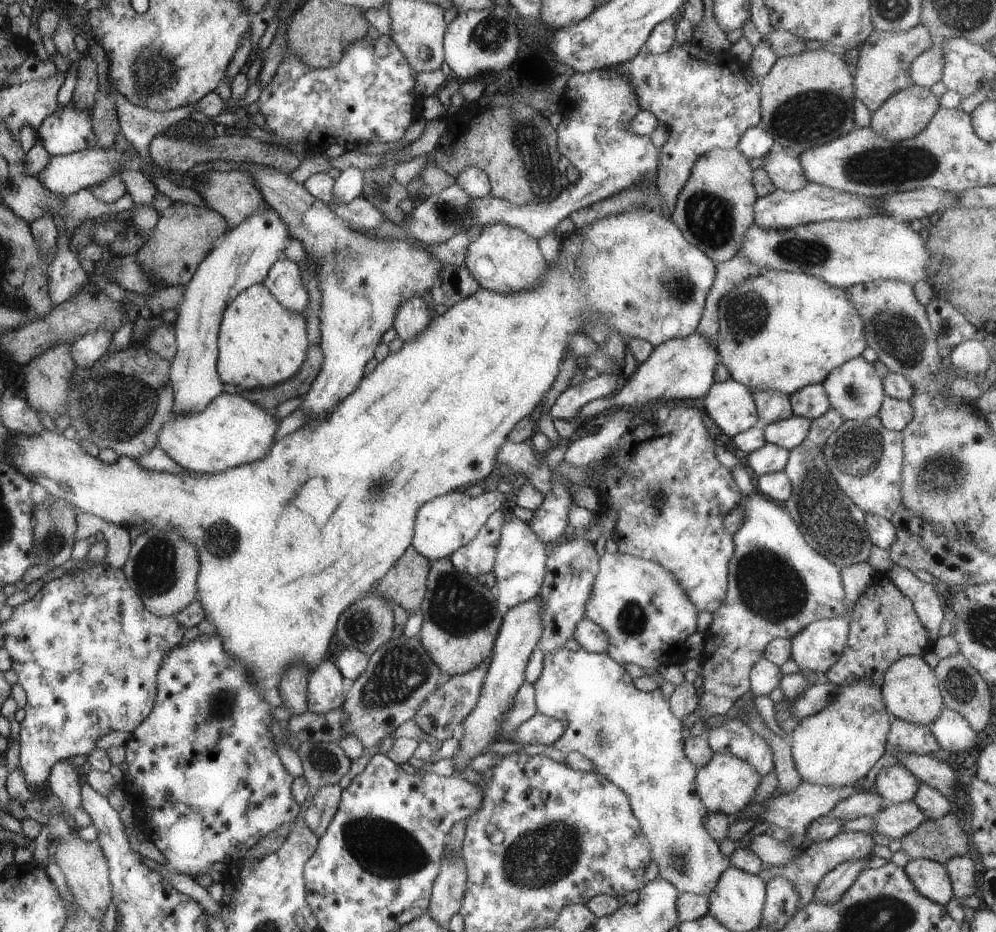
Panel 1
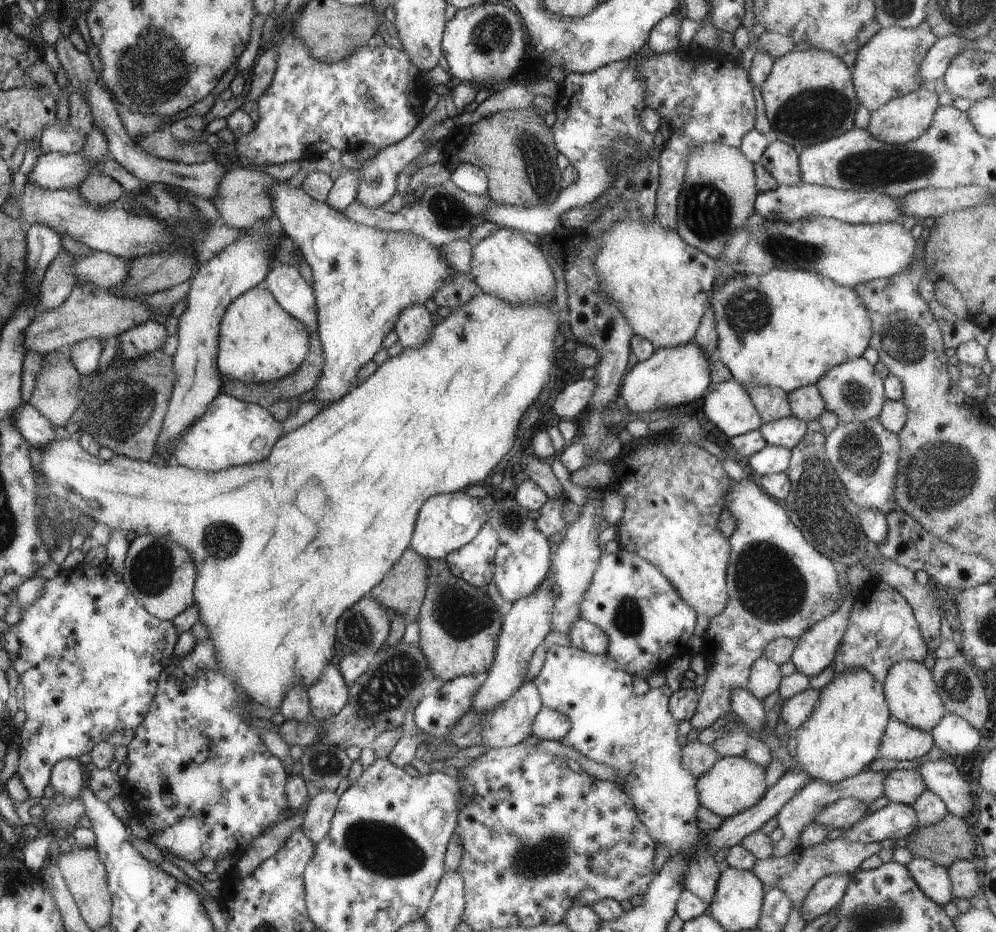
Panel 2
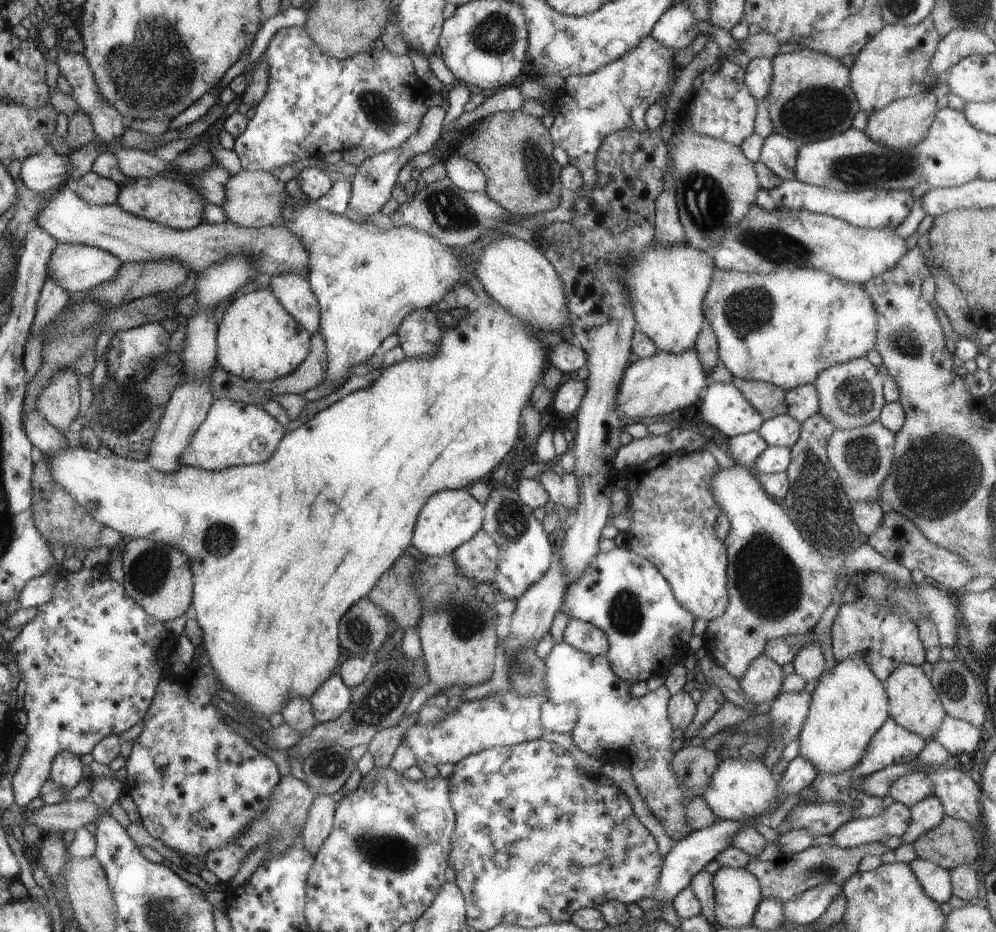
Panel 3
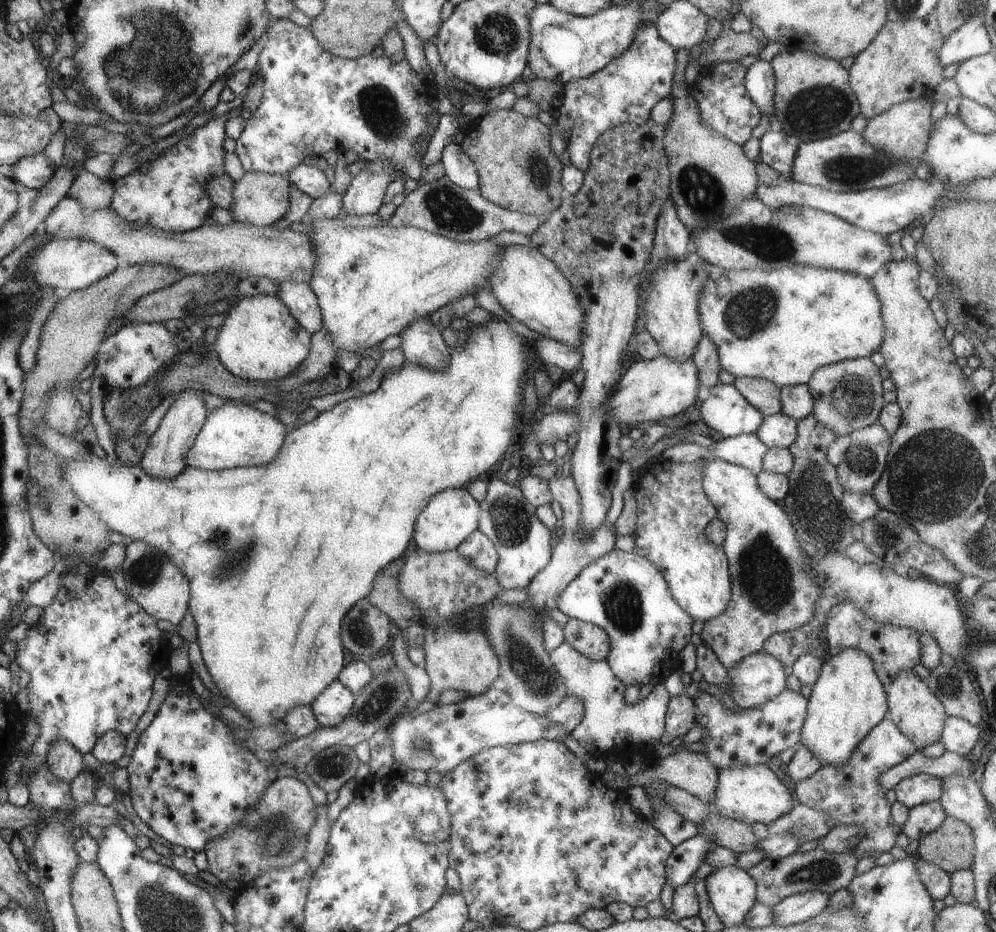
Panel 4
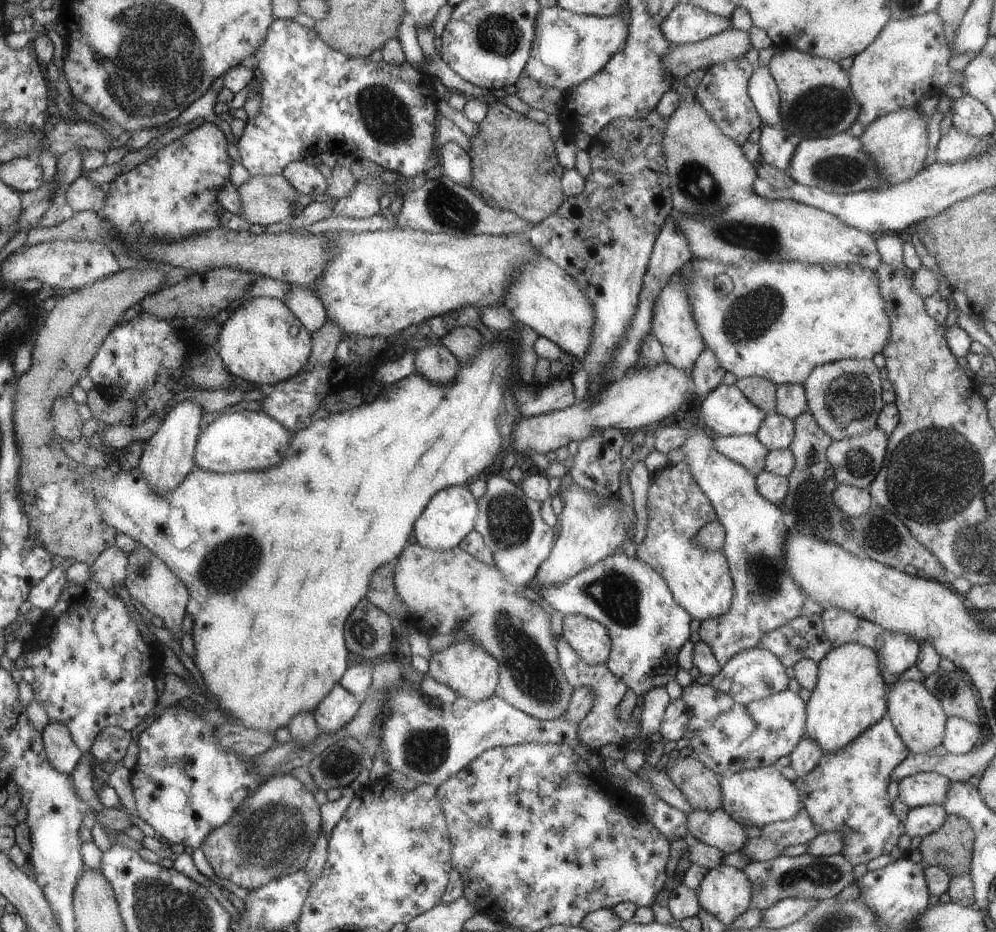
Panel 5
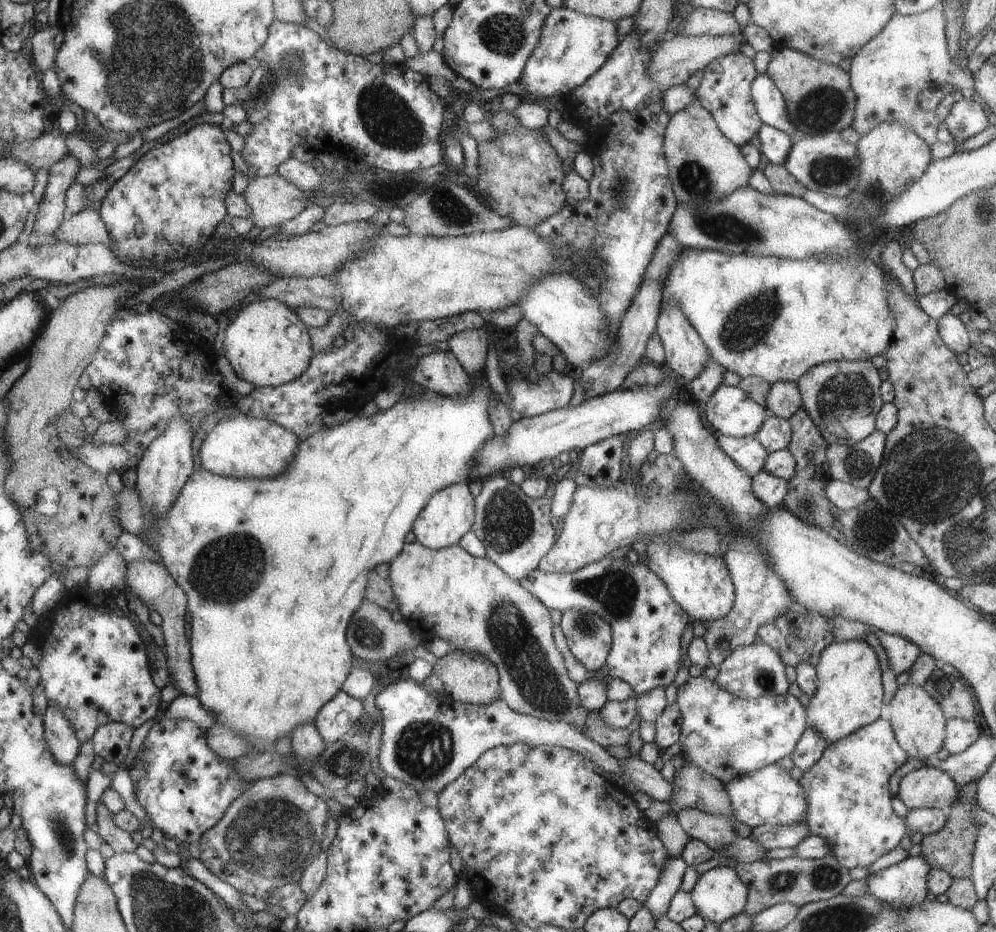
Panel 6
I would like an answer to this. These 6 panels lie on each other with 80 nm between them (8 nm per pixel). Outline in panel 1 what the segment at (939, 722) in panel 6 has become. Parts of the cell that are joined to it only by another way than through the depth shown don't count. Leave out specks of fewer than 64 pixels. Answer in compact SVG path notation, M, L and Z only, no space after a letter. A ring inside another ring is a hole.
M902 657L886 669L881 693L888 712L896 719L928 727L938 720L944 710L938 683L935 670L926 664L923 657Z

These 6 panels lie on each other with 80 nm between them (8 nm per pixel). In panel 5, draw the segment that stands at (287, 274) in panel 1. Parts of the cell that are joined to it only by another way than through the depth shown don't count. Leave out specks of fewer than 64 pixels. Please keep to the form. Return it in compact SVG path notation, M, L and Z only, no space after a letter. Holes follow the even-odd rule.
M290 285L285 304L309 332L319 330L328 321L322 302L306 285Z

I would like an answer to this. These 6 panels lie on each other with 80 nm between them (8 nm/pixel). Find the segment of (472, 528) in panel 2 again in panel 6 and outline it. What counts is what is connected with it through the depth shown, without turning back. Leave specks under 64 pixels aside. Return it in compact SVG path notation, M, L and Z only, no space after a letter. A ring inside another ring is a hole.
M460 482L437 492L422 508L413 525L414 536L419 544L430 549L444 549L459 545L461 540L473 529L476 522L476 497L470 493L468 482Z

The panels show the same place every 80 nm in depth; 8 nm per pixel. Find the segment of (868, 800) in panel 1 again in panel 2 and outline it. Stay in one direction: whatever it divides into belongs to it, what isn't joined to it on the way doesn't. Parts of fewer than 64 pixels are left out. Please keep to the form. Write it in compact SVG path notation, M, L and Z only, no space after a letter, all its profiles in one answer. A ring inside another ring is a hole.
M846 797L821 808L812 821L830 830L846 828L866 816L868 807L870 806L860 799Z

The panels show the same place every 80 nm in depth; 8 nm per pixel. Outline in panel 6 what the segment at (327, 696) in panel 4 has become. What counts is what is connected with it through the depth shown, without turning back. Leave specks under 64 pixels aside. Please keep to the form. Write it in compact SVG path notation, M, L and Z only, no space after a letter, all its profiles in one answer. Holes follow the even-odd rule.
M341 691L321 709L315 726L325 745L330 746L349 735L362 716L364 716L362 702Z

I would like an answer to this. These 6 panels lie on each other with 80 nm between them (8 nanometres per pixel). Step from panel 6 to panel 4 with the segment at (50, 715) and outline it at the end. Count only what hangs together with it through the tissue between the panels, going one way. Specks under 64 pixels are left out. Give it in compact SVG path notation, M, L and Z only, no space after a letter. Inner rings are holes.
M58 739L49 748L47 767L60 777L60 780L70 782L85 768L82 756L83 754L78 752L70 742Z

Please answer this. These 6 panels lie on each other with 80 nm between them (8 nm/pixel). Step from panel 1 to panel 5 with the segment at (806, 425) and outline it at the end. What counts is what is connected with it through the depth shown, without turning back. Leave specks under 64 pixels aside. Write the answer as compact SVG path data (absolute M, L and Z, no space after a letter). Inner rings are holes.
M770 412L765 416L755 436L770 452L777 449L789 449L795 434L796 428L792 419Z

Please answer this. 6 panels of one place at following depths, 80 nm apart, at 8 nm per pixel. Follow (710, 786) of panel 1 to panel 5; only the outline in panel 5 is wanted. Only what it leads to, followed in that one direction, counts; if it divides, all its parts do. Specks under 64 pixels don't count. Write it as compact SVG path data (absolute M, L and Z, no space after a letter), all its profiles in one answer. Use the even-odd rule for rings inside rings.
M776 766L742 770L731 776L721 778L722 810L744 827L754 825L758 828L774 822L790 820L803 808L800 794L793 782L782 775Z

